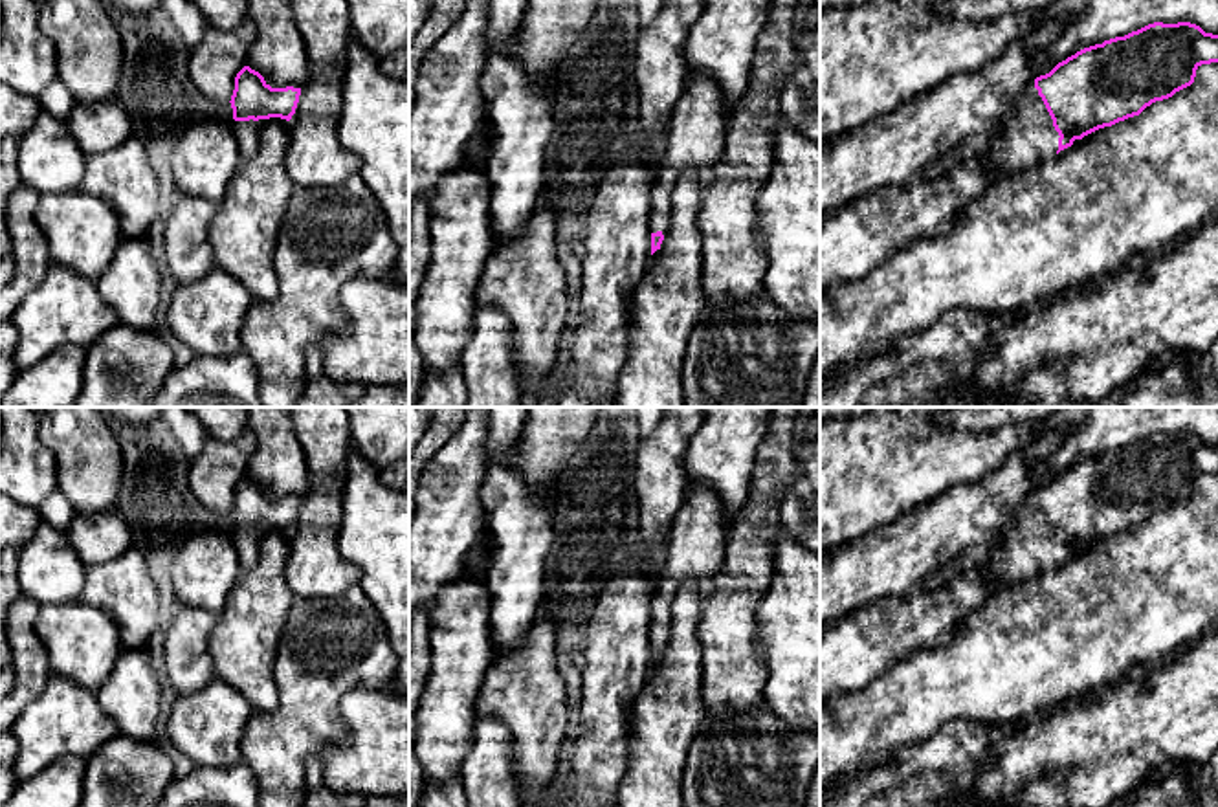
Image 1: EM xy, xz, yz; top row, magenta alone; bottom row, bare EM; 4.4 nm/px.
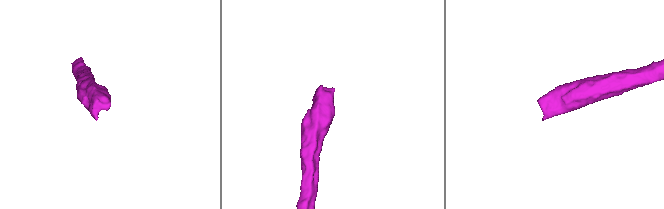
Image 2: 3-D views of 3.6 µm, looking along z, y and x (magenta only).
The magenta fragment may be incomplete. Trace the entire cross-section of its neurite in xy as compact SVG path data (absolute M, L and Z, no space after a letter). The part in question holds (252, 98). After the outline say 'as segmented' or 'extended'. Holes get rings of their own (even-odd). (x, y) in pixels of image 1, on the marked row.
M244 66L235 77L231 95L233 116L227 119L237 136L240 160L251 160L259 149L259 128L270 117L290 121L299 103L301 88L271 88L264 77Z; extended

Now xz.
M688 73L682 97L677 101L668 128L668 150L657 167L651 189L651 255L660 249L670 227L671 194L686 171L710 176L725 150L726 119L719 84L706 75Z; extended

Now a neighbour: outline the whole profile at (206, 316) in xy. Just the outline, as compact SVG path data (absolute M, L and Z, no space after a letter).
M213 268L202 279L176 286L167 325L194 356L227 358L242 350L242 325L253 301L240 281Z

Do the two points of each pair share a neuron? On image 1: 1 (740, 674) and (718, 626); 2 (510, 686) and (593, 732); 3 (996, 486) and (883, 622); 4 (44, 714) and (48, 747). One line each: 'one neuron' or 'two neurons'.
1: one neuron
2: two neurons
3: two neurons
4: one neuron

